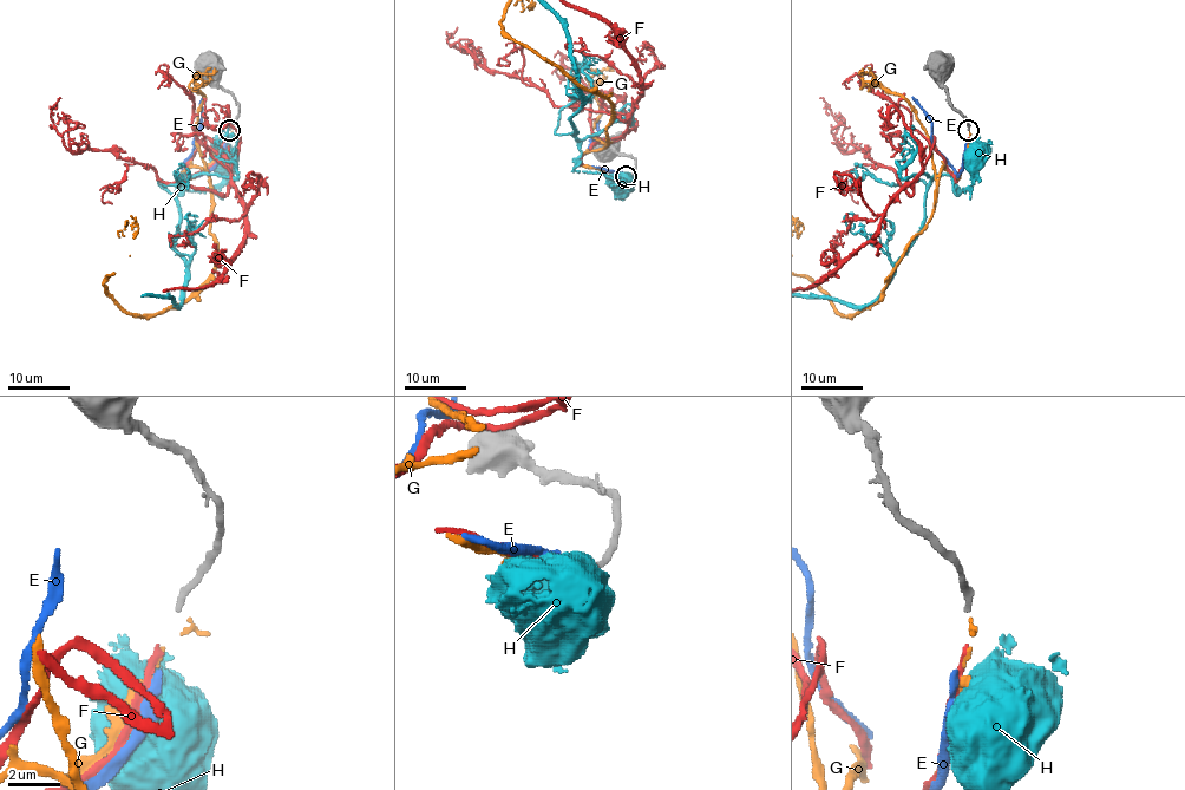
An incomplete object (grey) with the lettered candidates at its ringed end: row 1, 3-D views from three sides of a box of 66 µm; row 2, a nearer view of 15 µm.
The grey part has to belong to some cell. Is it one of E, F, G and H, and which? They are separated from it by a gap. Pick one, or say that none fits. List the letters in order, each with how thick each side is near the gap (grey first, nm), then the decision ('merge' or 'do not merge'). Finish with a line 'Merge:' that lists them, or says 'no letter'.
E: 240 nm thick on the grey side, 280 nm on the other; do not merge
F: 240 nm thick on the grey side, 200 nm on the other; merge
G: 240 nm thick on the grey side, 180 nm on the other; do not merge
H: 240 nm thick on the grey side, 950 nm on the other; do not merge
Merge: F

